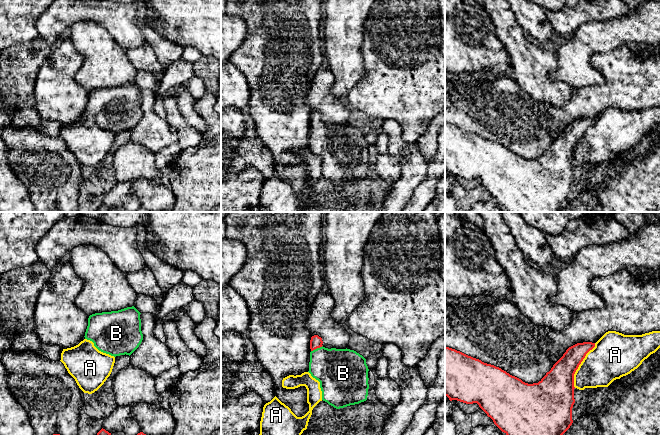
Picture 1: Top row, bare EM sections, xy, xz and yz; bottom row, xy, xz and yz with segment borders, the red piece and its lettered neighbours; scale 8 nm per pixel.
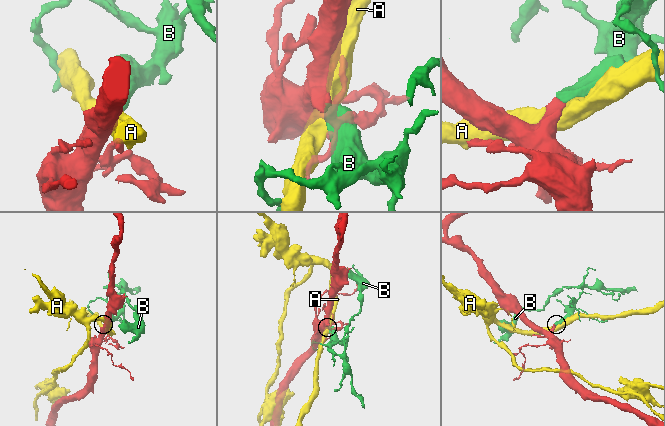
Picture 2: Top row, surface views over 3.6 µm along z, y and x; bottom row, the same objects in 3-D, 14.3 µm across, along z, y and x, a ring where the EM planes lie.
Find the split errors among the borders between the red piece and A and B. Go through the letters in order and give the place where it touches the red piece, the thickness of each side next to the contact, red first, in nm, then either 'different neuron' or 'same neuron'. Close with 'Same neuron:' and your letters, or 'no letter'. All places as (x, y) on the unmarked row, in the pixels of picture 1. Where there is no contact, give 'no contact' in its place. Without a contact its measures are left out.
A: meets red in yz at (579, 140); 280 nm thick on the red side, 320 nm on the other; different neuron
B: meets red in xz at (316, 124); 100 nm thick on the red side, 360 nm on the other; same neuron
Same neuron: B

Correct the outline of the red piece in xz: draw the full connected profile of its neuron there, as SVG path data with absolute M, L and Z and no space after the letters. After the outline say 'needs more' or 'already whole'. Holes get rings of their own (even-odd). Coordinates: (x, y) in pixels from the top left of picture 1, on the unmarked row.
M314 111L310 116L309 149L320 158L322 176L336 185L359 180L368 172L368 142L366 135L354 126L325 124L322 114Z; needs more

